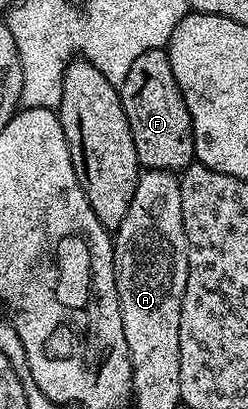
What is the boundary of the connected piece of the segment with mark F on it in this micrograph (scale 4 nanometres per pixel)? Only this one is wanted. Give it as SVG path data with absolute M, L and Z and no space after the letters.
M151 49L141 54L131 64L131 69L119 89L123 113L127 113L127 125L131 125L131 141L135 141L135 153L138 164L151 171L171 171L180 173L194 162L193 158L193 126L191 113L187 113L187 101L183 101L183 93L179 89L179 81L175 81L175 73L171 73L171 61L168 50Z

